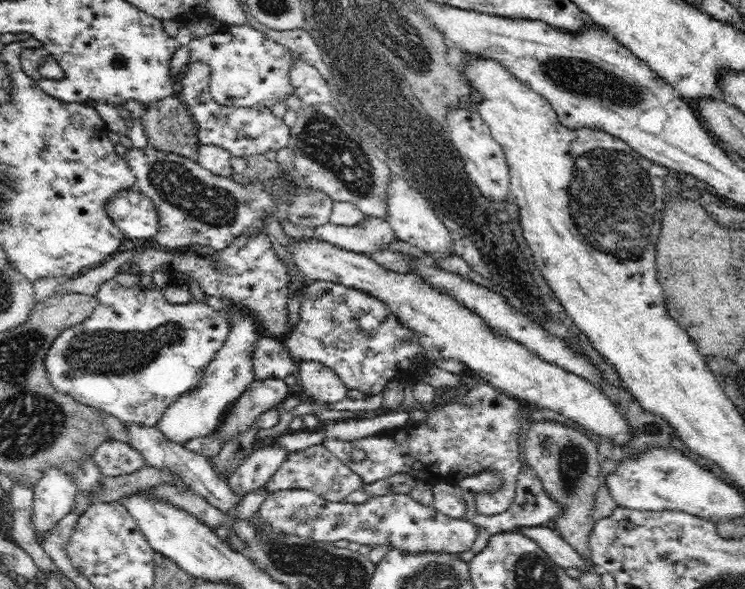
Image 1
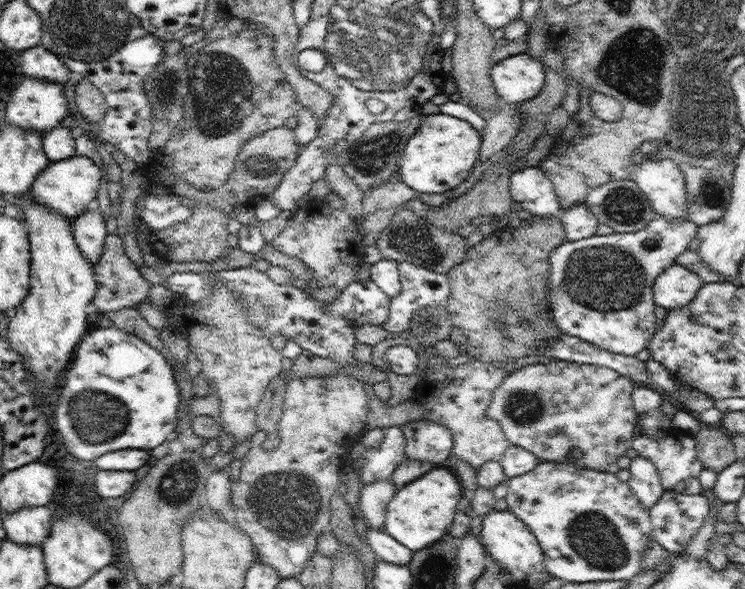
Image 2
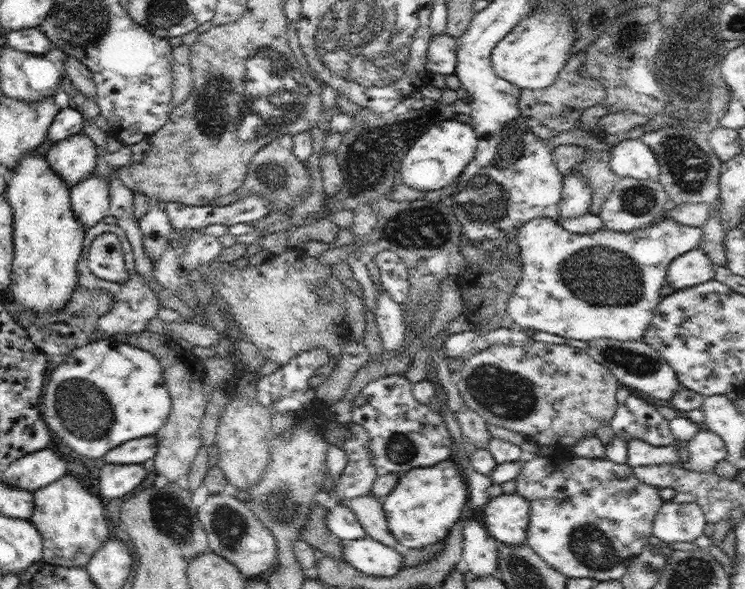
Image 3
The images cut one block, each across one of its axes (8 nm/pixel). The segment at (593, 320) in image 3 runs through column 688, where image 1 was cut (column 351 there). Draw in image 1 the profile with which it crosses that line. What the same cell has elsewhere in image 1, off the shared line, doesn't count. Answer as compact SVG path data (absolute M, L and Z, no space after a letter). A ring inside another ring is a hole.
M366 216L364 222L354 226L334 225L328 221L313 231L313 236L323 242L369 257L398 240L390 223L375 216Z

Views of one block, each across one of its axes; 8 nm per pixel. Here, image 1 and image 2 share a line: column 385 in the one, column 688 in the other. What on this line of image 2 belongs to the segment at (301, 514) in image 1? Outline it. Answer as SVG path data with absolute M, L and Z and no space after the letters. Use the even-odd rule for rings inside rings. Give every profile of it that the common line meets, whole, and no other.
M665 489L664 494L649 510L652 538L672 554L683 553L688 542L698 534L708 516L708 498L704 494L686 495L675 492L674 489Z

